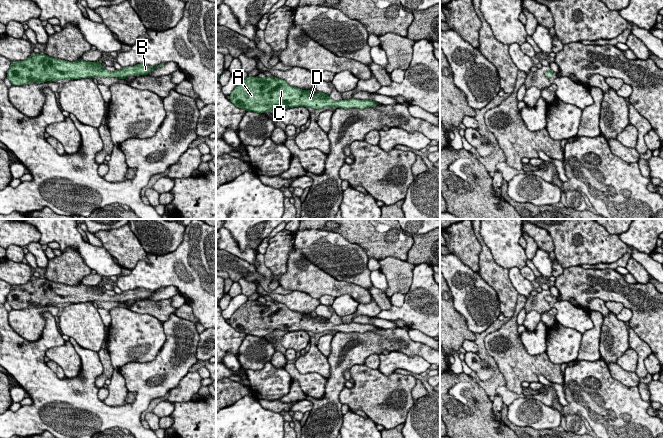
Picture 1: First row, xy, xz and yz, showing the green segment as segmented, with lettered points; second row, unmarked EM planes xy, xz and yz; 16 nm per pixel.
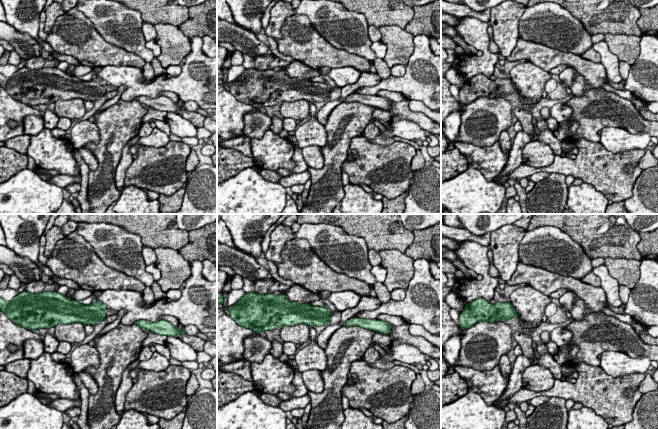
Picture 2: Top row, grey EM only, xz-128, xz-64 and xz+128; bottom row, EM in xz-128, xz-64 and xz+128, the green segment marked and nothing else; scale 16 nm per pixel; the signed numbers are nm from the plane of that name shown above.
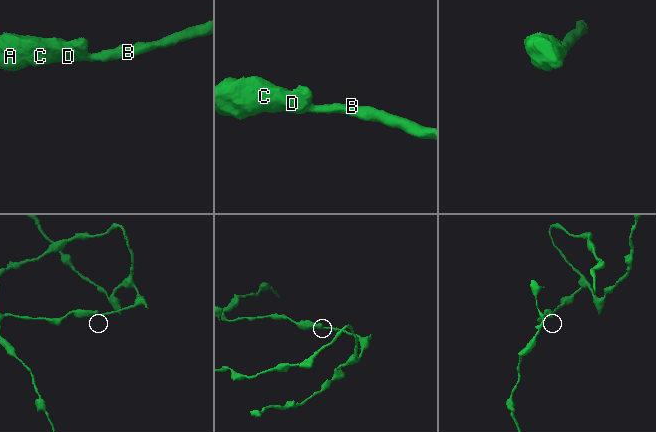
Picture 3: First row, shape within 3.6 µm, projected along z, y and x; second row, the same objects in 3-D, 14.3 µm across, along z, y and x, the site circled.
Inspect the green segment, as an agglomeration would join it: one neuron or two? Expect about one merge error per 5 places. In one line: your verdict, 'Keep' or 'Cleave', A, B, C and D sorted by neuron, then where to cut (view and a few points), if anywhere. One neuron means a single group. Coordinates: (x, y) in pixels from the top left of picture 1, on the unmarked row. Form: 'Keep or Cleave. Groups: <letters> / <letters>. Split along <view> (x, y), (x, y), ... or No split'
Keep. Groups: A B C D. No split

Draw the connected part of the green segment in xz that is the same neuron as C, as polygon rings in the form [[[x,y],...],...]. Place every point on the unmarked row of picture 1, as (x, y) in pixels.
[[[247,300],[234,312],[228,322],[236,331],[256,337],[265,337],[275,330],[287,332],[304,330],[313,333],[323,331],[365,333],[379,328],[372,324],[354,322],[333,325],[328,318],[323,316],[317,315],[316,318],[313,318],[311,314],[293,311],[280,302],[260,302],[258,300]]]

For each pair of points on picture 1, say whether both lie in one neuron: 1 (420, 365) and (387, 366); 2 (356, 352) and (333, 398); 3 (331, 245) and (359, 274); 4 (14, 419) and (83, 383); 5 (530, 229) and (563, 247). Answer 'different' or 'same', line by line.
1: same
2: same
3: same
4: same
5: different

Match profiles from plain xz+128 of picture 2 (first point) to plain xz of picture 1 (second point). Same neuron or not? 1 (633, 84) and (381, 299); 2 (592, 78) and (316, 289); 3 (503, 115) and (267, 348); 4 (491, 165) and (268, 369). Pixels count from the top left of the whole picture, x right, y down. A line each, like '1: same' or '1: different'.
1: different
2: same
3: same
4: same

